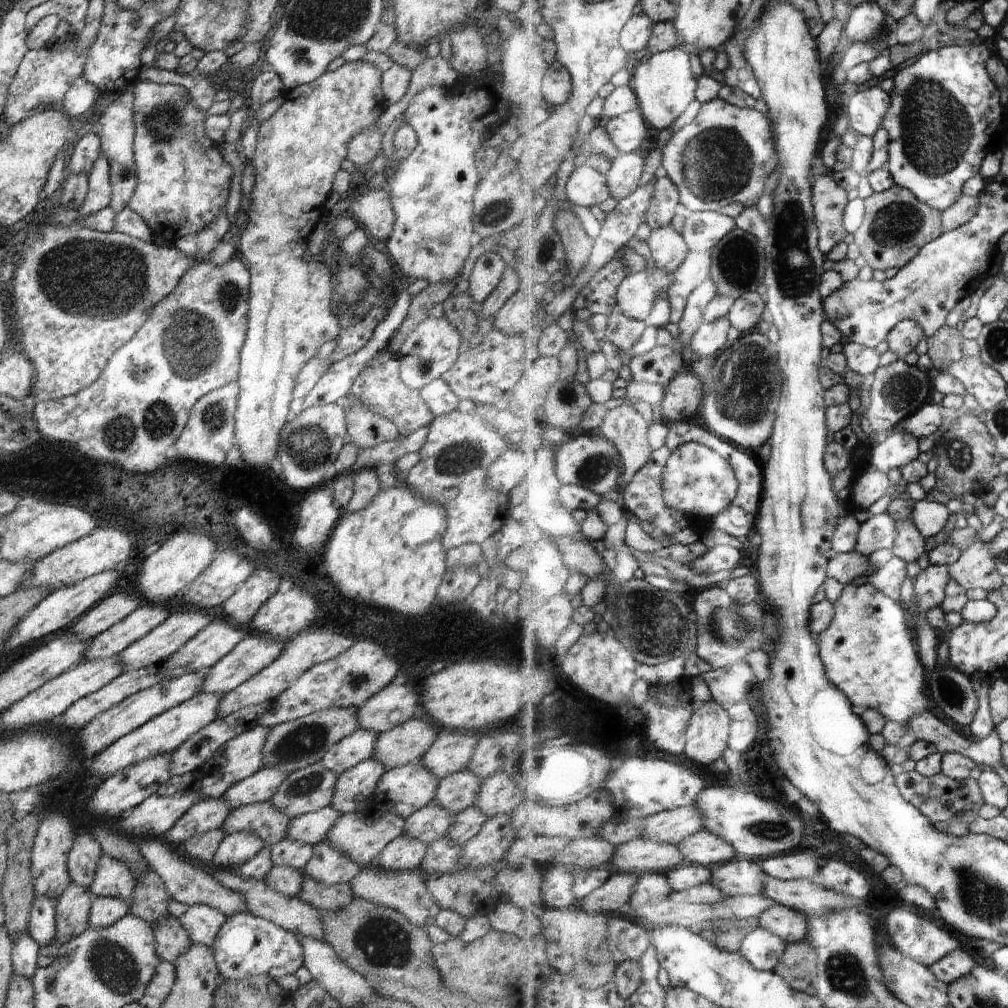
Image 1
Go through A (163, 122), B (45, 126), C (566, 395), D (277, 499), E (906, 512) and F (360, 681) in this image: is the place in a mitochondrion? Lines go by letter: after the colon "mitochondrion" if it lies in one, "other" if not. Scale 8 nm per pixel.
A: mitochondrion
B: other
C: mitochondrion
D: other
E: mitochondrion
F: mitochondrion

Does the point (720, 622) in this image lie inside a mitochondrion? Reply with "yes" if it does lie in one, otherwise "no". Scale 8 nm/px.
yes

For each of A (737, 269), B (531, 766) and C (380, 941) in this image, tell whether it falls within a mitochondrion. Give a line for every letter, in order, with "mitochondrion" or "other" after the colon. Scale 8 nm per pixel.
A: mitochondrion
B: mitochondrion
C: mitochondrion

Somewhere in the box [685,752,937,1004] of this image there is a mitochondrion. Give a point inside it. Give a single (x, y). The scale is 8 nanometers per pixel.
(842, 970)

